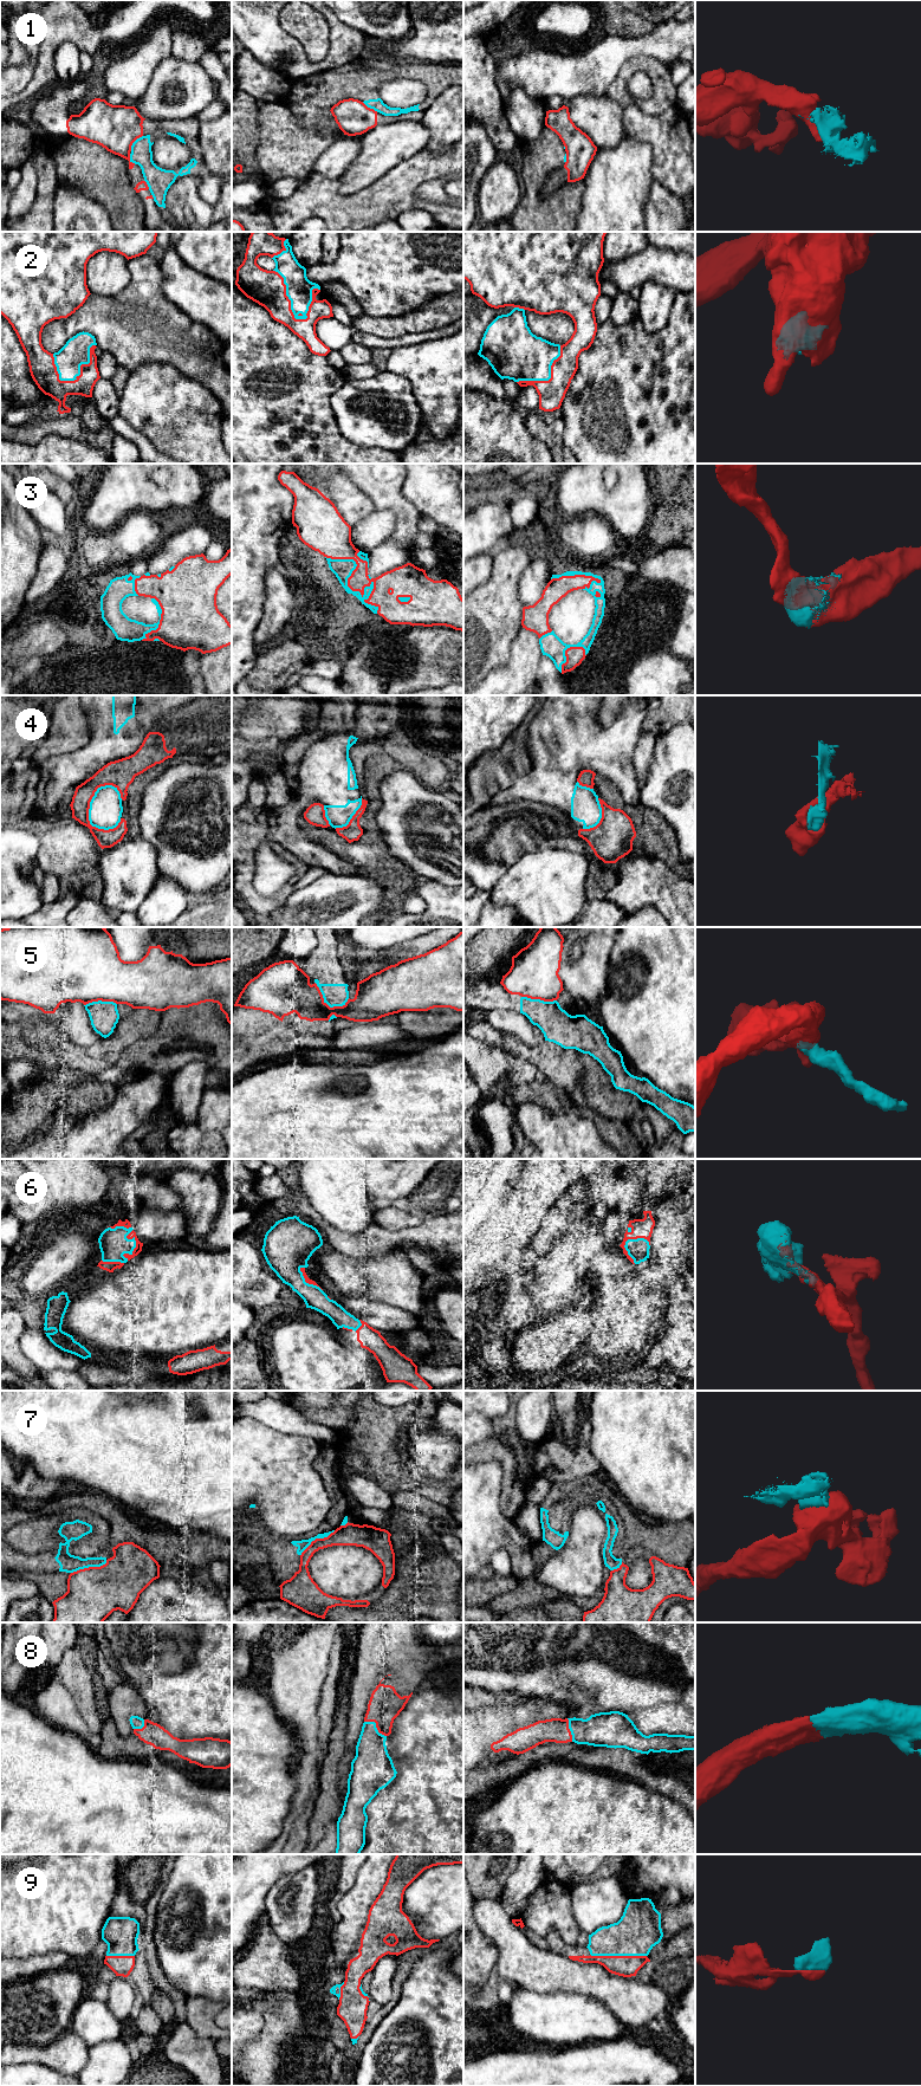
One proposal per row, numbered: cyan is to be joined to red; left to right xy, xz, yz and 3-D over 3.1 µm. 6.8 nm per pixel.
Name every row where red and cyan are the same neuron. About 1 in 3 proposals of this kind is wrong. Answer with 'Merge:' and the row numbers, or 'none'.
Merge: 2, 3, 6, 8, 9

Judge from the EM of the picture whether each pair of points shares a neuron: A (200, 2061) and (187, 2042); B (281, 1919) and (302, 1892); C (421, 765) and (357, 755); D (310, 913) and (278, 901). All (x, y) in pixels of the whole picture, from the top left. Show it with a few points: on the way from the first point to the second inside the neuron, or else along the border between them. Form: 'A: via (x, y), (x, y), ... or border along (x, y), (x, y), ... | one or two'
A: via (195, 2057), (187, 2047) | one
B: via (289, 1912), (296, 1899) | one
C: via (406, 752), (400, 747), (373, 747) | one
D: border along (286, 900), (270, 914) | two

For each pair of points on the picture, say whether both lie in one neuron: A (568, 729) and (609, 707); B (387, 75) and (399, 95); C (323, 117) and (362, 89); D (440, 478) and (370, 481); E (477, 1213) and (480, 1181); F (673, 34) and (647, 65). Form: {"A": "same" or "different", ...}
{"A": "different", "B": "different", "C": "same", "D": "different", "E": "same", "F": "different"}

